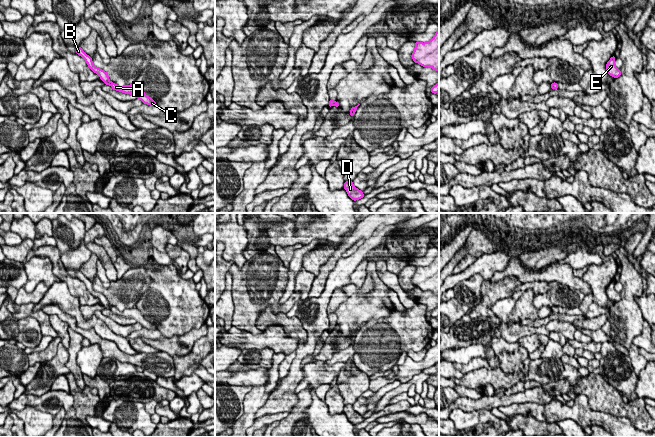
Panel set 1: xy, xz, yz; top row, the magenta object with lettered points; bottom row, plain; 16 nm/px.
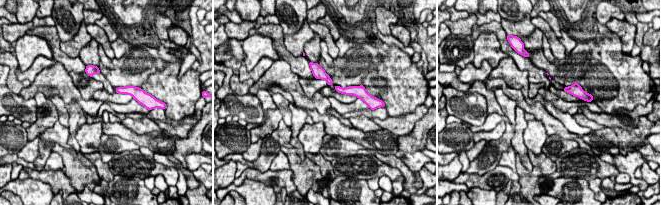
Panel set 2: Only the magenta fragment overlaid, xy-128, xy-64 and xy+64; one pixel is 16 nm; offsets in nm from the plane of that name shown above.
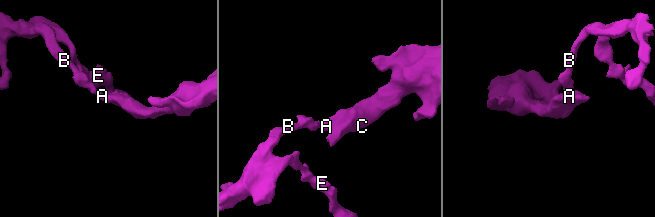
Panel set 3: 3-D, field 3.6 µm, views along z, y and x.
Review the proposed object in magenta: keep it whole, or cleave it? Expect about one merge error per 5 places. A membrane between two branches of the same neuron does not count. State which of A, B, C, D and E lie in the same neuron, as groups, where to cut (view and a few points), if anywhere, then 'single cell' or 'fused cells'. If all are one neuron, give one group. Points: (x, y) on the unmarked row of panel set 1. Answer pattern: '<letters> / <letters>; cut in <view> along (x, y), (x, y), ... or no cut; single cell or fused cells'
A C / B D E; cut in xy along (112, 306), (110, 309); fused cells

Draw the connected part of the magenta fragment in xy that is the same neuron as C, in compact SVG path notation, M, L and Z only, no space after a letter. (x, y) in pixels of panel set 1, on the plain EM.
M111 307L110 309L113 314L125 317L125 318L131 318L134 319L136 322L141 324L144 328L150 329L150 330L156 330L157 327L154 325L151 321L146 319L144 317L144 314L141 310L138 310L136 307L131 309L124 309L123 311L118 310L115 307Z

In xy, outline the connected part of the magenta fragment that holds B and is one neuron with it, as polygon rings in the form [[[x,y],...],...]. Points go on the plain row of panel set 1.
[[[78,271],[76,273],[76,278],[81,280],[87,287],[88,291],[96,298],[99,299],[100,303],[106,308],[106,309],[111,309],[111,305],[109,304],[108,297],[105,296],[104,294],[97,292],[92,285],[92,282],[87,279],[81,271]]]

